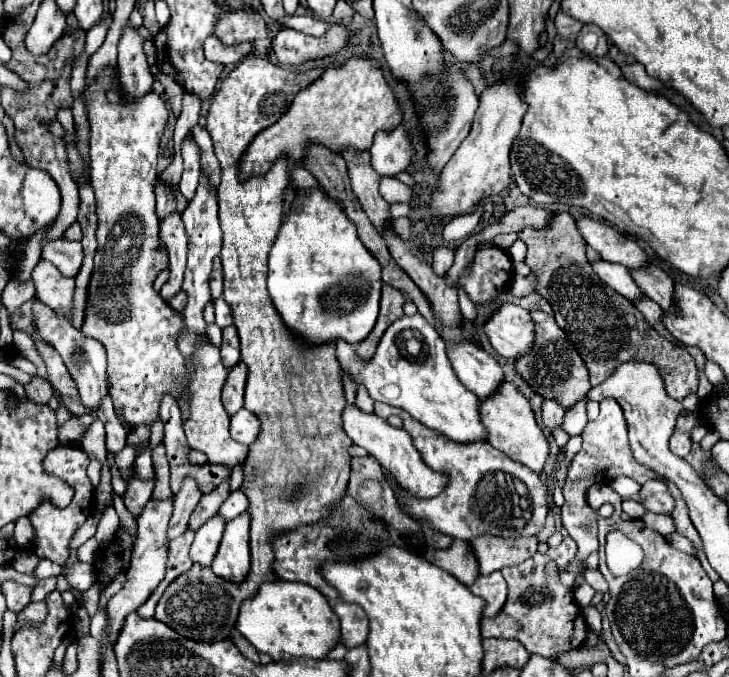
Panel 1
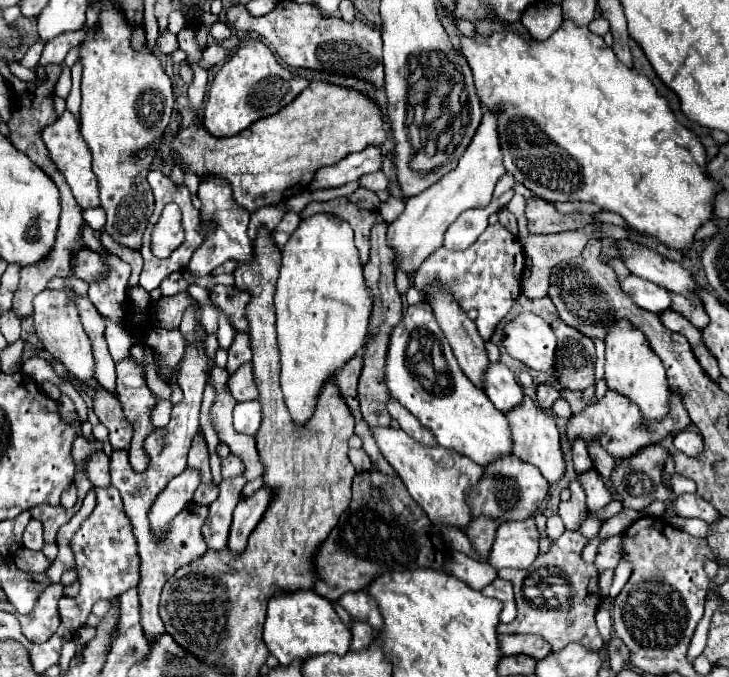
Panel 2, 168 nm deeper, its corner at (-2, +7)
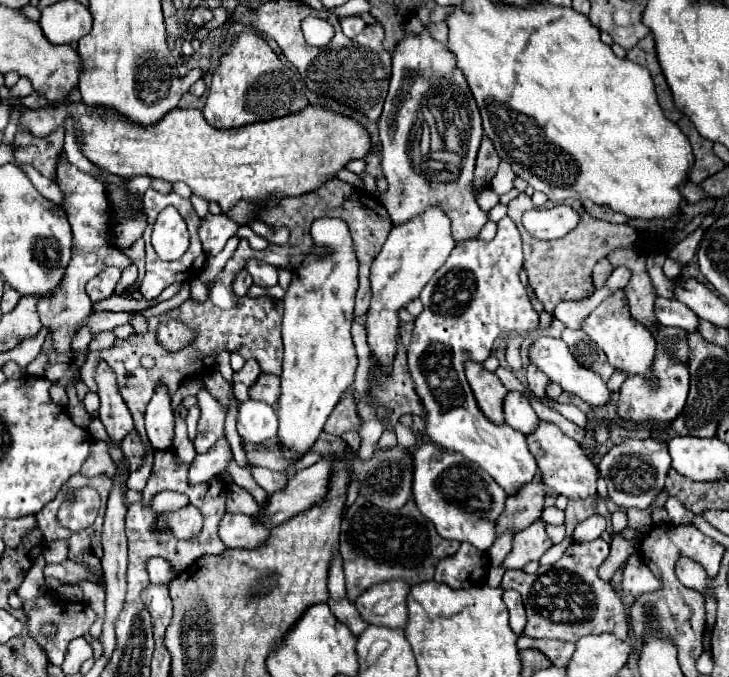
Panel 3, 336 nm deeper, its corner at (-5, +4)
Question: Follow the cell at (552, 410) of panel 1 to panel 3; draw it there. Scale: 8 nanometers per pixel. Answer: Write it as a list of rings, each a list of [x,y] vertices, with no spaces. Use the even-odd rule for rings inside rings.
[[[533,364],[527,366],[527,382],[529,382],[529,388],[531,388],[531,392],[535,394],[535,398],[539,398],[541,402],[547,402],[547,400],[549,400],[545,388],[547,388],[547,384],[549,384],[551,380],[547,378],[547,374],[543,374],[541,370],[537,370]]]

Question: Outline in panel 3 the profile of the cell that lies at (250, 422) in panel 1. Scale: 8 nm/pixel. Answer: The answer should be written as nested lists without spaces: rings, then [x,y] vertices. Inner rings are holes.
[[[245,400],[239,404],[237,414],[237,430],[245,442],[263,442],[277,434],[277,412],[273,406]]]

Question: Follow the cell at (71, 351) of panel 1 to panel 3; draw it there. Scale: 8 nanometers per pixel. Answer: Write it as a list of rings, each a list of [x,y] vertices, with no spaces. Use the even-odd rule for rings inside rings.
[[[59,154],[56,173],[56,183],[65,194],[63,210],[67,212],[67,218],[73,230],[73,256],[63,276],[63,284],[55,288],[55,296],[47,296],[47,300],[37,302],[37,312],[39,312],[43,328],[51,332],[51,344],[55,352],[67,354],[69,358],[73,358],[71,342],[91,314],[91,298],[85,292],[85,284],[95,274],[99,274],[105,266],[115,266],[123,270],[125,266],[131,264],[131,260],[125,254],[121,254],[121,250],[115,248],[115,244],[111,244],[111,224],[109,224],[111,210],[105,196],[105,184],[101,186],[101,182],[95,180],[91,174],[81,172],[73,164],[67,164],[67,160],[63,160],[63,154]]]

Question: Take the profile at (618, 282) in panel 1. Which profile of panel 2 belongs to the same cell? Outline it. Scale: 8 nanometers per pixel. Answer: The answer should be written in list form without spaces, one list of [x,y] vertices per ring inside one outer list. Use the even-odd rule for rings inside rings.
[[[630,275],[622,281],[622,289],[624,293],[628,293],[632,297],[632,301],[656,315],[662,315],[666,311],[672,309],[672,301],[670,301],[670,293],[660,289],[658,285],[652,285],[650,281],[644,281],[636,275]]]

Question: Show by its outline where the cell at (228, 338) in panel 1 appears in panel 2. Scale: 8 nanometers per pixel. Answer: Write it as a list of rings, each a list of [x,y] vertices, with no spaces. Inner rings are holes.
[[[238,333],[236,341],[232,343],[232,347],[228,349],[228,365],[226,371],[228,375],[234,375],[236,369],[244,363],[252,361],[252,349],[250,349],[250,339],[246,333]]]

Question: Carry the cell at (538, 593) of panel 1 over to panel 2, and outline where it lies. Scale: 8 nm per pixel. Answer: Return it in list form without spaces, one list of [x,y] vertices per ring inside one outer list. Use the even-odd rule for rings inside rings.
[[[566,531],[560,539],[552,541],[546,555],[538,559],[528,569],[500,569],[500,579],[514,579],[514,593],[518,605],[516,621],[498,625],[498,633],[534,633],[542,635],[554,651],[560,651],[572,641],[578,641],[594,651],[604,647],[604,639],[598,633],[594,615],[602,603],[598,587],[598,569],[594,563],[582,559],[582,549],[588,539],[580,531]]]

